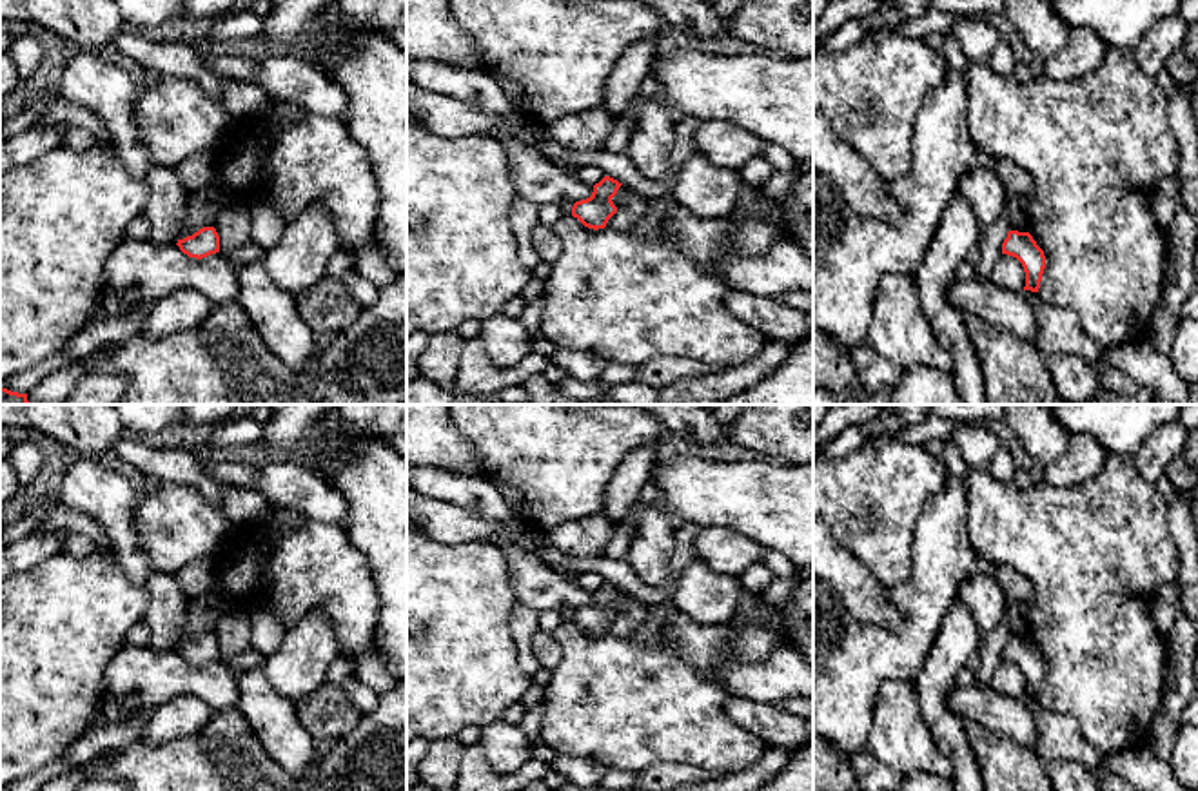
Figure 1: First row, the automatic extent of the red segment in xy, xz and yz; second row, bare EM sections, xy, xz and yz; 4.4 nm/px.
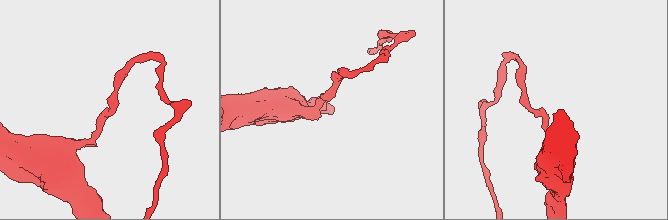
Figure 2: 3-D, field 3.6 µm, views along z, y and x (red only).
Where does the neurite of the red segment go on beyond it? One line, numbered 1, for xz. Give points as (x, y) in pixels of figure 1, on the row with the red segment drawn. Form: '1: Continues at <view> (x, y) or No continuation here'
1: No continuation here

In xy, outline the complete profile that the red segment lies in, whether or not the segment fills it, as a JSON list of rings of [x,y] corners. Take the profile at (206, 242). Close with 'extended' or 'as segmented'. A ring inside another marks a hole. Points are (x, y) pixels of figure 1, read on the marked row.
[[[203,227],[192,236],[178,239],[176,245],[189,258],[201,259],[201,258],[220,252],[220,236],[214,227]]] | as segmented

